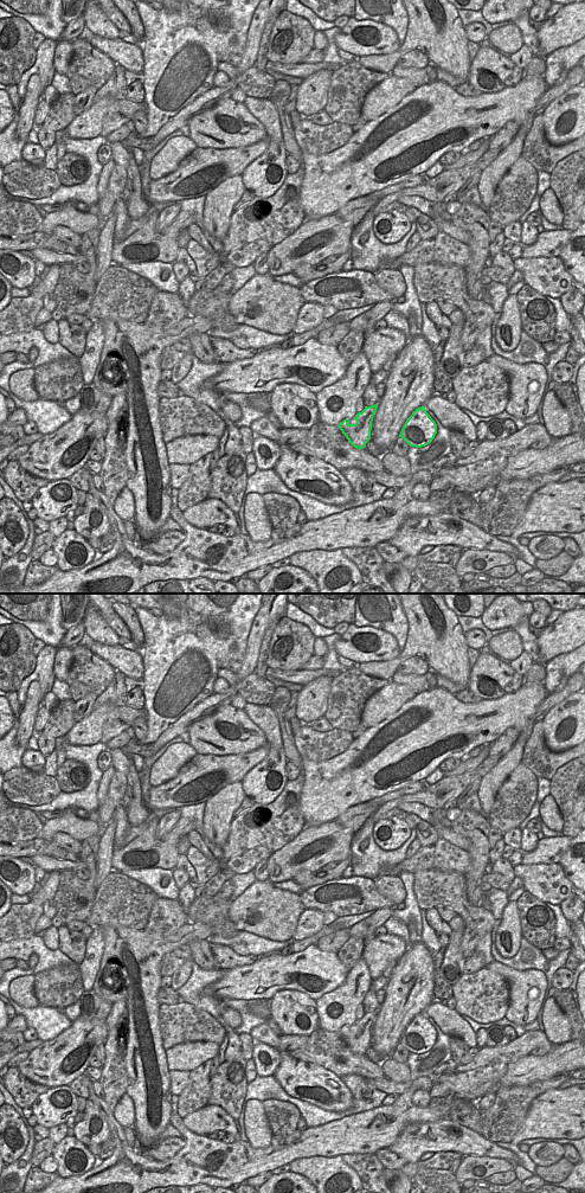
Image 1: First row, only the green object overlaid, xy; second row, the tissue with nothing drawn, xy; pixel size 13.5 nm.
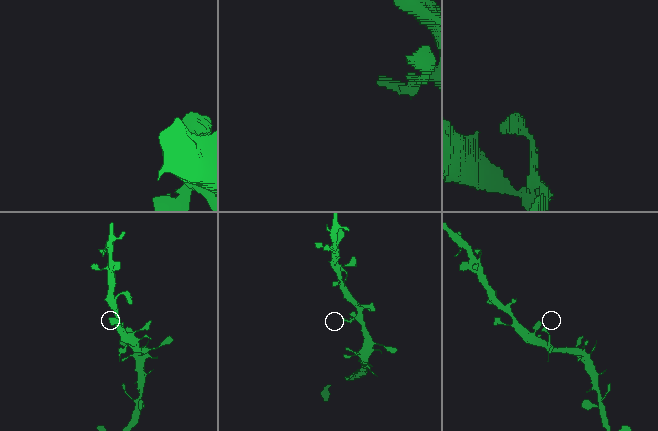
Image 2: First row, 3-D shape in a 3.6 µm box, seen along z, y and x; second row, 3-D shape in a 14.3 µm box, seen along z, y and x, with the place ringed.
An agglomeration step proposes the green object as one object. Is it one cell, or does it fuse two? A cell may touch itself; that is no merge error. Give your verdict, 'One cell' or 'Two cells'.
Two cells.

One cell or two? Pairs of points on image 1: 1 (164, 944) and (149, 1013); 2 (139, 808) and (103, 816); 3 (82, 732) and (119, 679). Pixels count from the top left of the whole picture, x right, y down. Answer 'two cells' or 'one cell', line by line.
1: one cell
2: two cells
3: one cell

